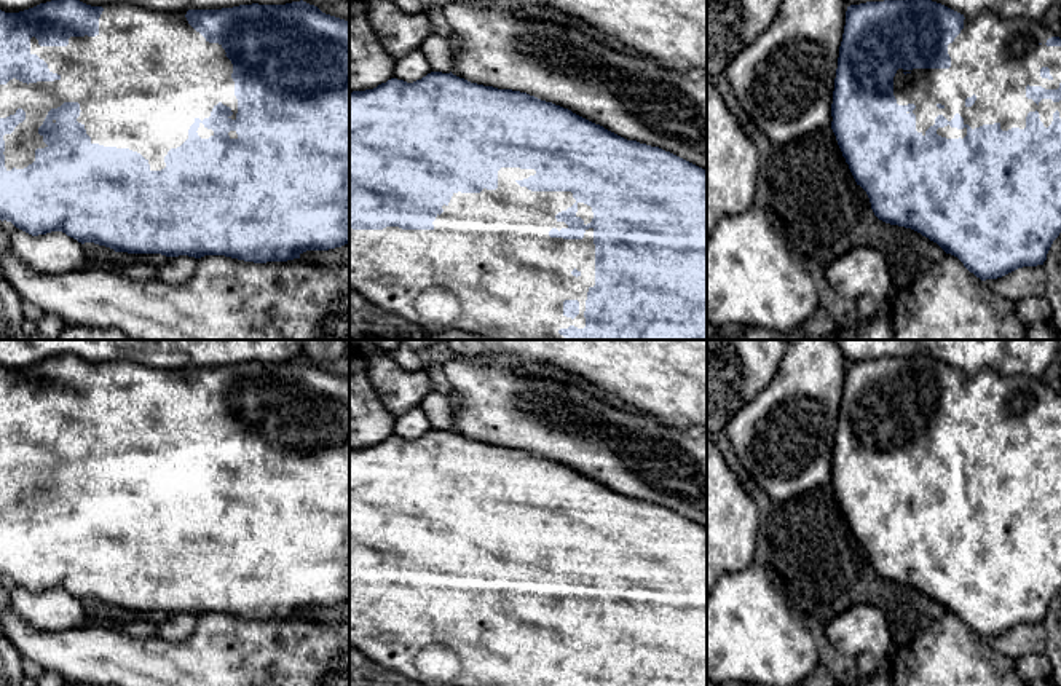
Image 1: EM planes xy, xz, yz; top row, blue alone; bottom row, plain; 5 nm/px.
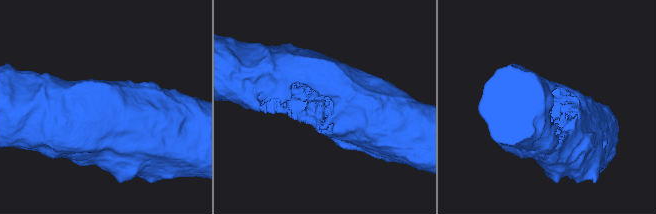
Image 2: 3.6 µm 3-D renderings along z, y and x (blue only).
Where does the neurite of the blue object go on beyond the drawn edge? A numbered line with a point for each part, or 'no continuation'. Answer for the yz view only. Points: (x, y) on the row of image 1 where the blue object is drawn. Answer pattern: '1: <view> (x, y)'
1: yz (994, 58)

